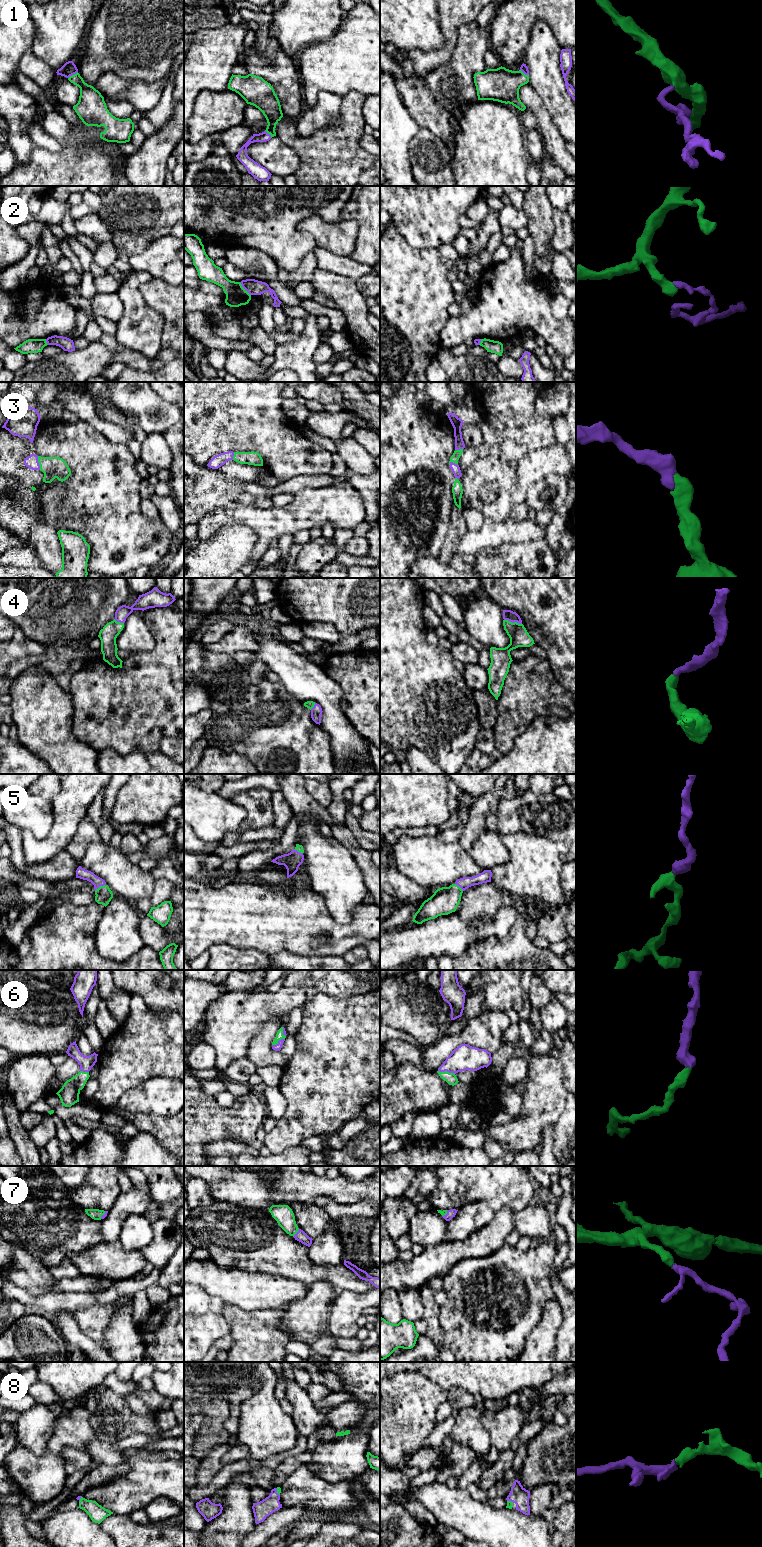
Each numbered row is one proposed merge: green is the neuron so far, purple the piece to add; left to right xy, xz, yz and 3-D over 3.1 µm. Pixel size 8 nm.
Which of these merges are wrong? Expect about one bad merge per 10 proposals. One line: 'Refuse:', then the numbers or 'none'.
Refuse: none

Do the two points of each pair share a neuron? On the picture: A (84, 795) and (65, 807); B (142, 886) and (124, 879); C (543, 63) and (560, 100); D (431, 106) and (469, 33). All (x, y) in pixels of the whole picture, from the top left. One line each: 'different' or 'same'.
A: same
B: same
C: same
D: same

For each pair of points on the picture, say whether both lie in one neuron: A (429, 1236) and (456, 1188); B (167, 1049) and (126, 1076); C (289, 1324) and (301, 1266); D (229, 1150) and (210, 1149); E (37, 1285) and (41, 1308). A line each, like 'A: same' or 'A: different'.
A: different
B: same
C: different
D: same
E: different

